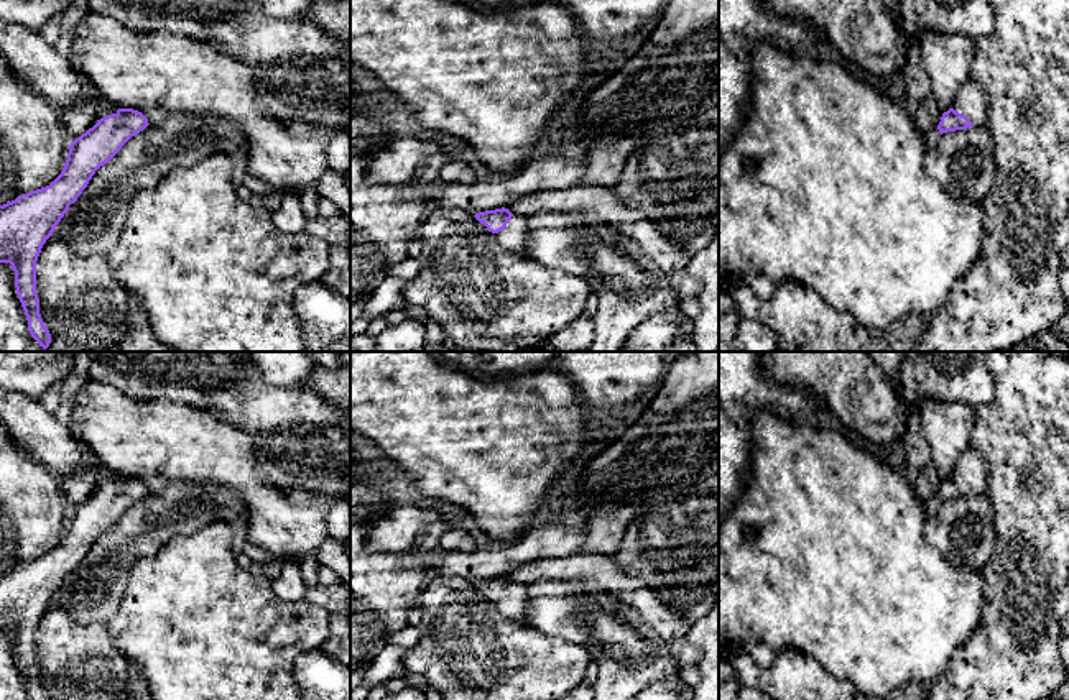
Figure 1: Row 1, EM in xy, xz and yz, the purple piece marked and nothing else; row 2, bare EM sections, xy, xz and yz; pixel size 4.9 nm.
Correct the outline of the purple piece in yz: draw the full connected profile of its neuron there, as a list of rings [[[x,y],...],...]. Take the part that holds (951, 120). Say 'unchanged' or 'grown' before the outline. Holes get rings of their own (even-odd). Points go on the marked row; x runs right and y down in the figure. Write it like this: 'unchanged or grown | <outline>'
grown | [[[970,77],[960,85],[952,107],[942,113],[939,133],[980,127],[985,122],[985,90]]]

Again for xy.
unchanged | [[[118,108],[97,120],[69,145],[66,164],[49,186],[0,205],[0,263],[12,265],[30,334],[44,350],[51,343],[51,334],[41,319],[36,294],[36,261],[41,248],[95,171],[148,125],[148,118],[133,108]]]

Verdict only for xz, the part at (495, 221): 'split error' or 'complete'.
split error

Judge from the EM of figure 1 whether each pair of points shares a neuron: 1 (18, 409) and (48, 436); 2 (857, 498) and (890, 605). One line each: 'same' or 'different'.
1: same
2: same

